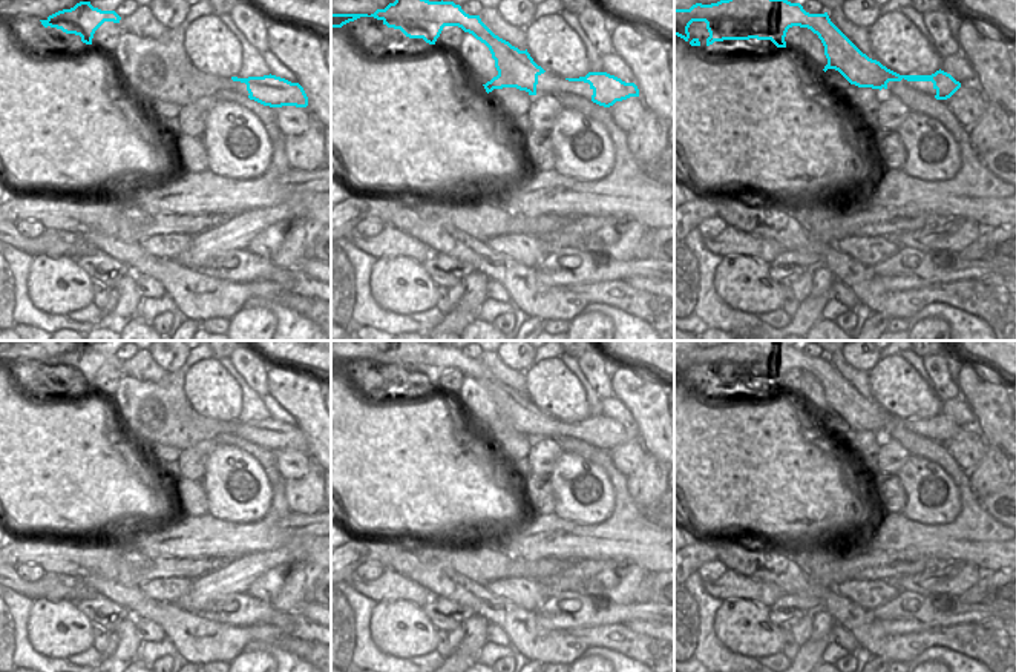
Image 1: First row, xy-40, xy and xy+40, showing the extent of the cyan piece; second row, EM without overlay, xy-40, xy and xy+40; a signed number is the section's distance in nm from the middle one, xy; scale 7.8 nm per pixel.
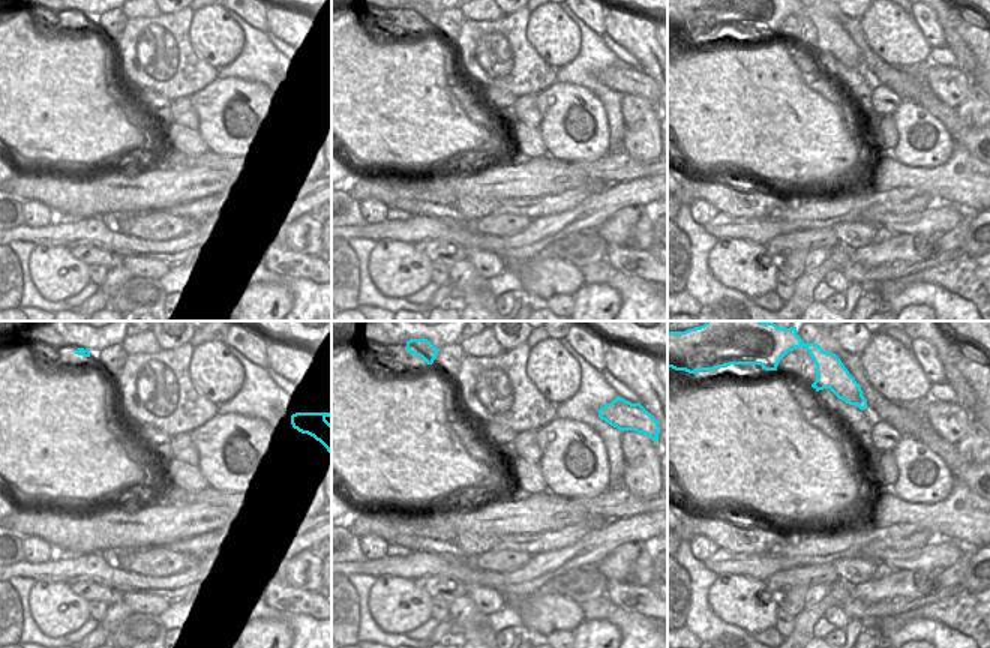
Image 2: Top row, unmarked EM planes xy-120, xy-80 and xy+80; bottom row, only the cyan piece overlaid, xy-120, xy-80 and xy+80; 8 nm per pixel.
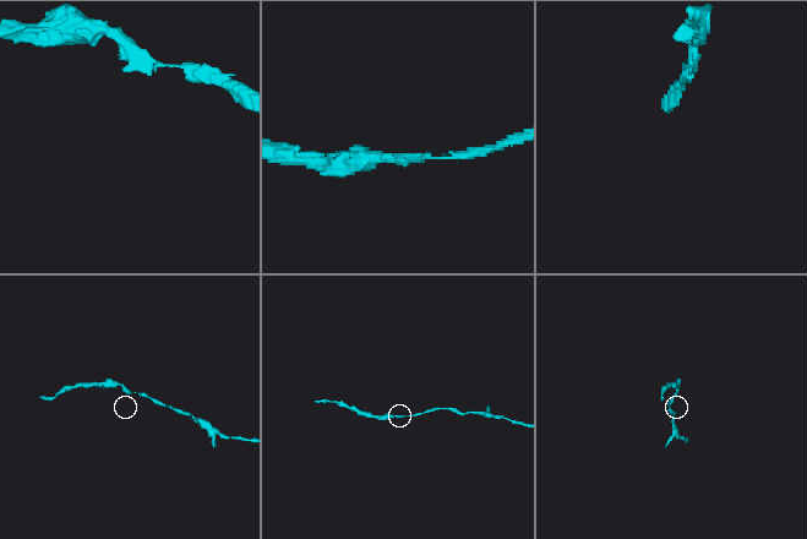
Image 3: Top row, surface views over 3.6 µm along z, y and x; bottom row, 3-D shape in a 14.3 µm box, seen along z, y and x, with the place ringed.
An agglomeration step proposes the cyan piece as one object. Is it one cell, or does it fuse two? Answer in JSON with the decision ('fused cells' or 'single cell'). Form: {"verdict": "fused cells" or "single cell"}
{"verdict": "single cell"}

